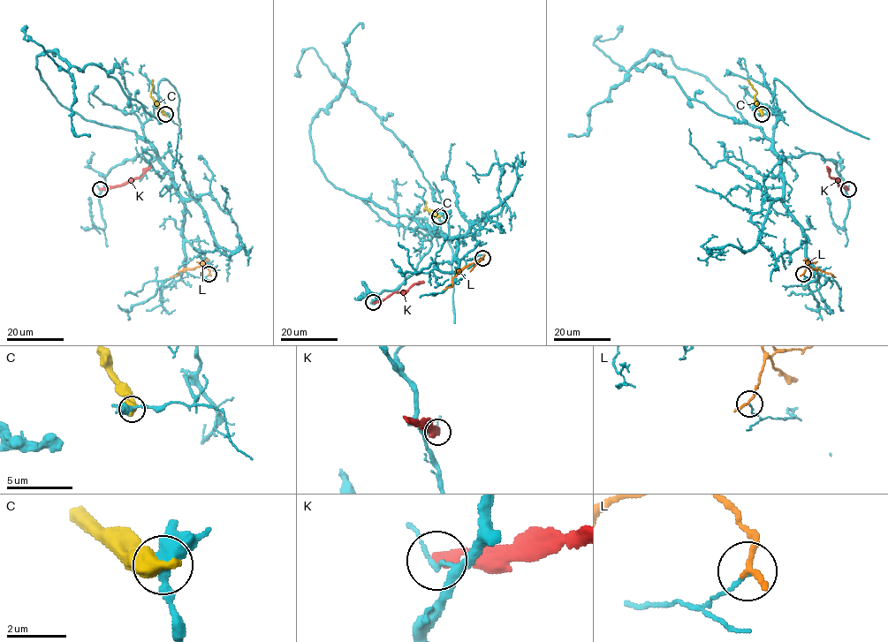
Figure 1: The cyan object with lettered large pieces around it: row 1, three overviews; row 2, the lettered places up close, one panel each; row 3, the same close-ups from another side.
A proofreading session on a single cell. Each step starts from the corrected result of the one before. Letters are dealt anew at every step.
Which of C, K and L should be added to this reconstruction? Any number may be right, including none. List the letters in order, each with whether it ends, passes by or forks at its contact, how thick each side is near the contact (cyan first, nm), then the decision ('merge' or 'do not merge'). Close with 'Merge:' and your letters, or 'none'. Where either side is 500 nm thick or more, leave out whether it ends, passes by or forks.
C: 480/650 nm | do not merge
K: it ends | 110/320 nm | do not merge
L: it passes by | 100/160 nm | do not merge
Merge: none

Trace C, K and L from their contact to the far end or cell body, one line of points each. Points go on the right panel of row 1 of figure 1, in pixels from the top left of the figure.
C: (762, 114), (755, 96), (756, 91), (747, 79)
K: (848, 189), (830, 177), (826, 166)
L: (803, 274), (808, 264), (835, 277)

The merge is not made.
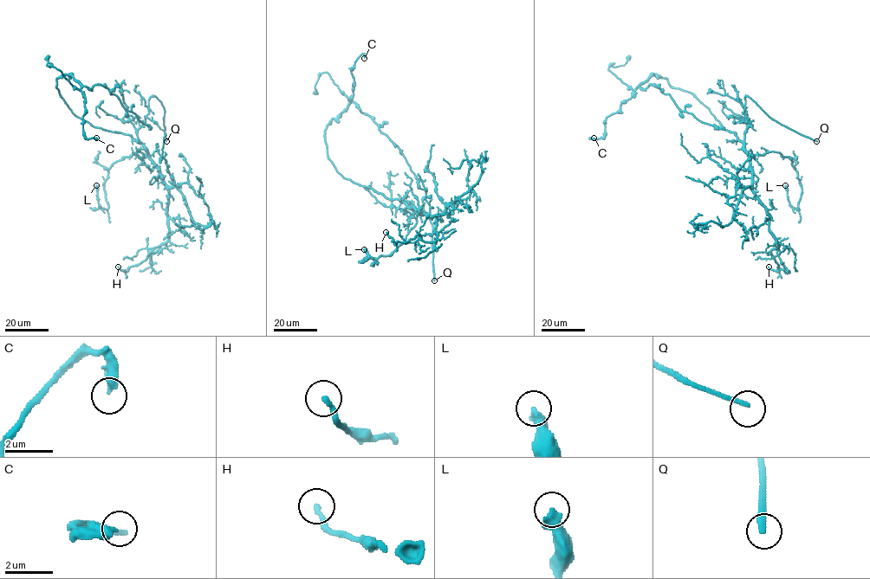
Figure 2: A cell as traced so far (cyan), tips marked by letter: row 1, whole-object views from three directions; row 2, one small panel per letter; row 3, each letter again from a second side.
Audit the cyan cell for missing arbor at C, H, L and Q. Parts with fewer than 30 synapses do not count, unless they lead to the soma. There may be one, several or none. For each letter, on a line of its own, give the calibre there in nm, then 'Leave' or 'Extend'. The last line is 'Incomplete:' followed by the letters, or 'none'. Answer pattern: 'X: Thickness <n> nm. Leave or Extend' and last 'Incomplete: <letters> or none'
C: Thickness 400 nm. Leave
H: Thickness 240 nm. Leave
L: Thickness 440 nm. Leave
Q: Thickness 220 nm. Extend
Incomplete: Q

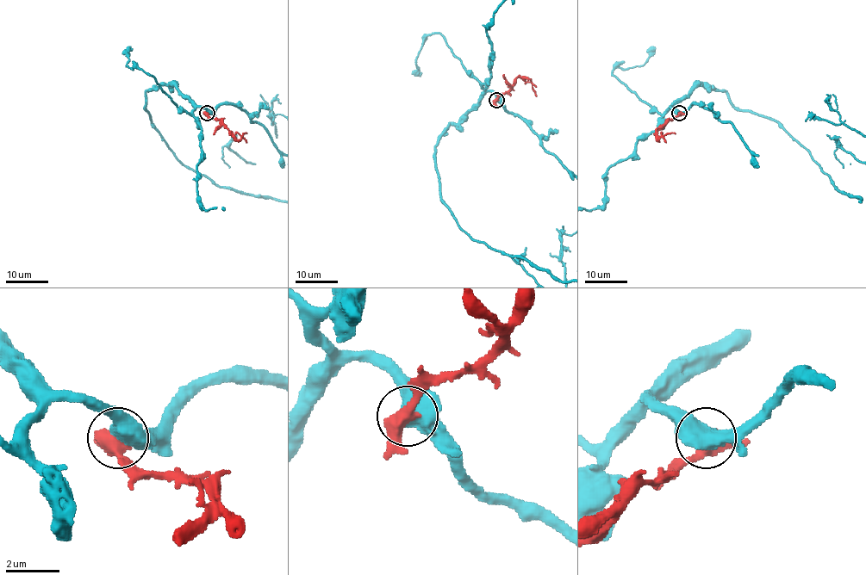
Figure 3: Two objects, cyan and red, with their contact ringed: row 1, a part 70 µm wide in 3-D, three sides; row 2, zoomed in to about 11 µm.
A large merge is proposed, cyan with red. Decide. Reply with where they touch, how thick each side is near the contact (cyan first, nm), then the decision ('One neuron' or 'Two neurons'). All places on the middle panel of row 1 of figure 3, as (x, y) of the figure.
Place: (496, 100). Thickness 550 nm (cyan) against 460 nm. Two neurons

